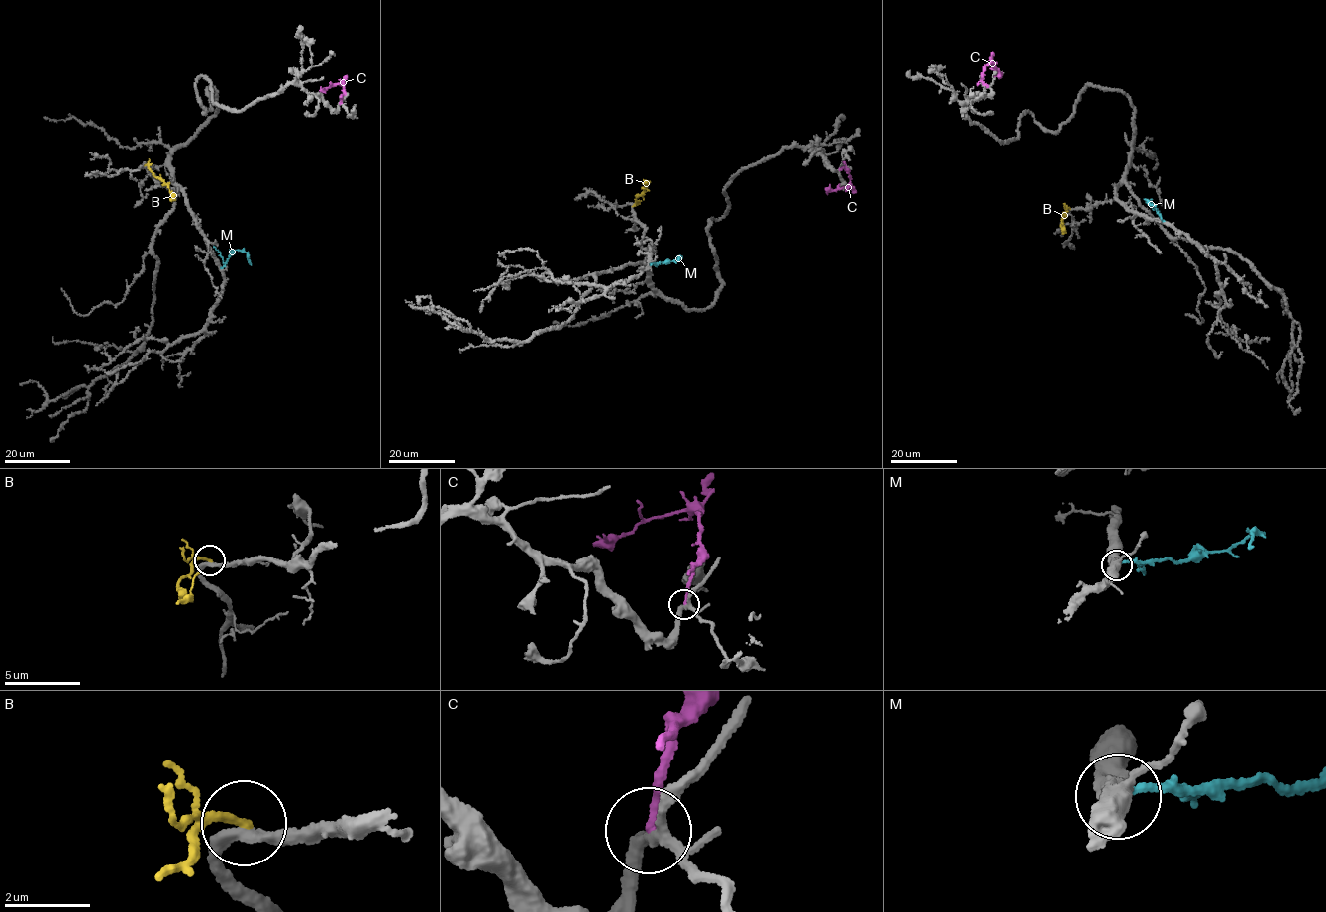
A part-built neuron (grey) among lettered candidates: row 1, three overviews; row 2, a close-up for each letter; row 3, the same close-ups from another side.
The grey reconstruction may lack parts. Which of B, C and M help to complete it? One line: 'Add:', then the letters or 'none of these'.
Add: none of these

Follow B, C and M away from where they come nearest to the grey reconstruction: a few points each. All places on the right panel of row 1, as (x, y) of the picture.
B: (1070, 208), (1067, 208), (1061, 221), (1060, 227), (1066, 232)
C: (987, 86), (982, 80), (984, 66), (991, 63), (1000, 74), (1002, 71)
M: (1164, 221), (1147, 200), (1156, 206)

